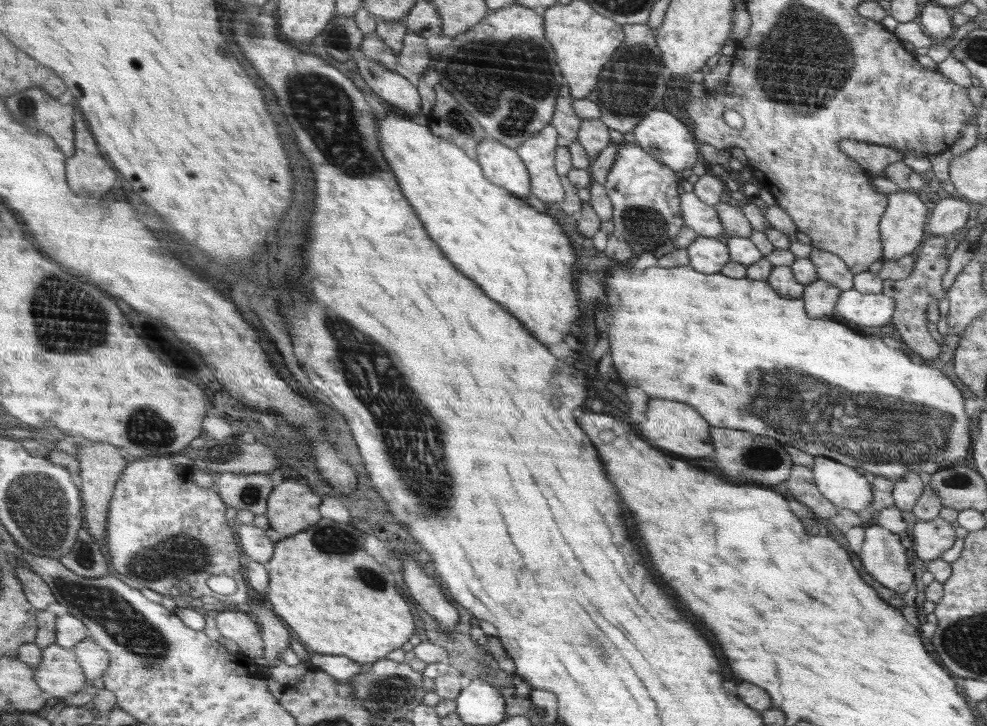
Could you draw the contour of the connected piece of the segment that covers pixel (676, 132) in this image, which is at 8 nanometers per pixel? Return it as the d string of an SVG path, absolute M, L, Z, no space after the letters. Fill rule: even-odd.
M649 112L633 133L638 146L672 170L692 169L700 162L692 134L670 112Z

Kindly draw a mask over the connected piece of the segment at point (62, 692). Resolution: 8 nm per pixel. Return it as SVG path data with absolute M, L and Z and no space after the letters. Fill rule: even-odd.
M60 643L50 645L44 649L44 658L41 665L37 668L35 677L42 690L52 693L55 697L63 700L78 694L91 684L85 672L85 667L82 666L78 658L77 651L75 649L67 649Z

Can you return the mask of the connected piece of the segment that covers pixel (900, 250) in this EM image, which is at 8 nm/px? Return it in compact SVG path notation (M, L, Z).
M909 189L887 196L889 208L880 222L883 260L898 260L919 248L928 222L928 208Z

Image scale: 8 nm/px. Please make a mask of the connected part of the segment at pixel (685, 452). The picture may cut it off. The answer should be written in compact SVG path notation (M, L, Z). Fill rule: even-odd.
M650 400L646 418L648 420L640 424L642 434L664 450L670 450L682 456L708 456L715 451L713 437L710 434L711 424L708 424L700 414L696 414L692 406L686 406L682 402L670 402L670 400Z

